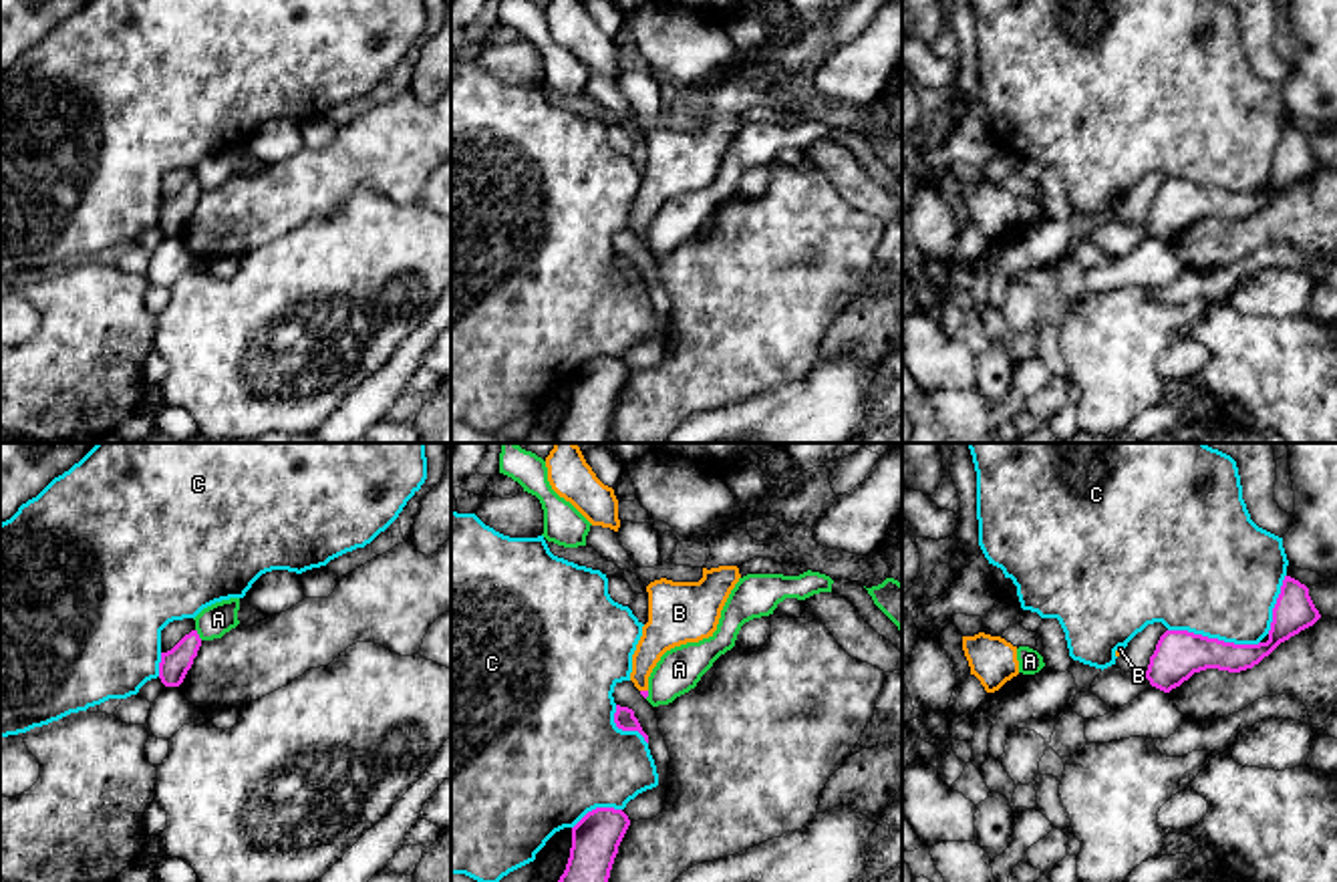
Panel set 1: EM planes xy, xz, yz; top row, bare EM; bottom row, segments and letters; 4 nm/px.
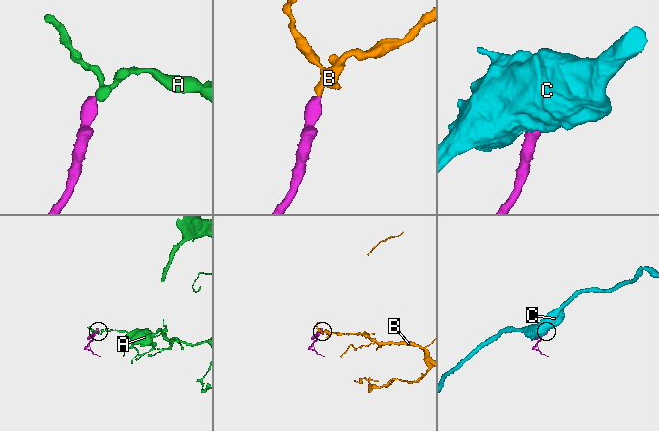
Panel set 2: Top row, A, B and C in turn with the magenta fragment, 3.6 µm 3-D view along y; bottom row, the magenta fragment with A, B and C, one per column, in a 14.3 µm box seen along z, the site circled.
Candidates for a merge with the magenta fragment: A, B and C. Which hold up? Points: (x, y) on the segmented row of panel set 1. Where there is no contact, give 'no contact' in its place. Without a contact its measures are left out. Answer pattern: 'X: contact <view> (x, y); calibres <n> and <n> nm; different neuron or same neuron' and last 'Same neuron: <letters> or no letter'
A: contact xy (198, 635); calibres 120 and 130 nm; different neuron
B: contact xz (645, 691); calibres 30 and 150 nm; same neuron
C: contact yz (1215, 639); calibres 190 and 480 nm; different neuron
Same neuron: B

